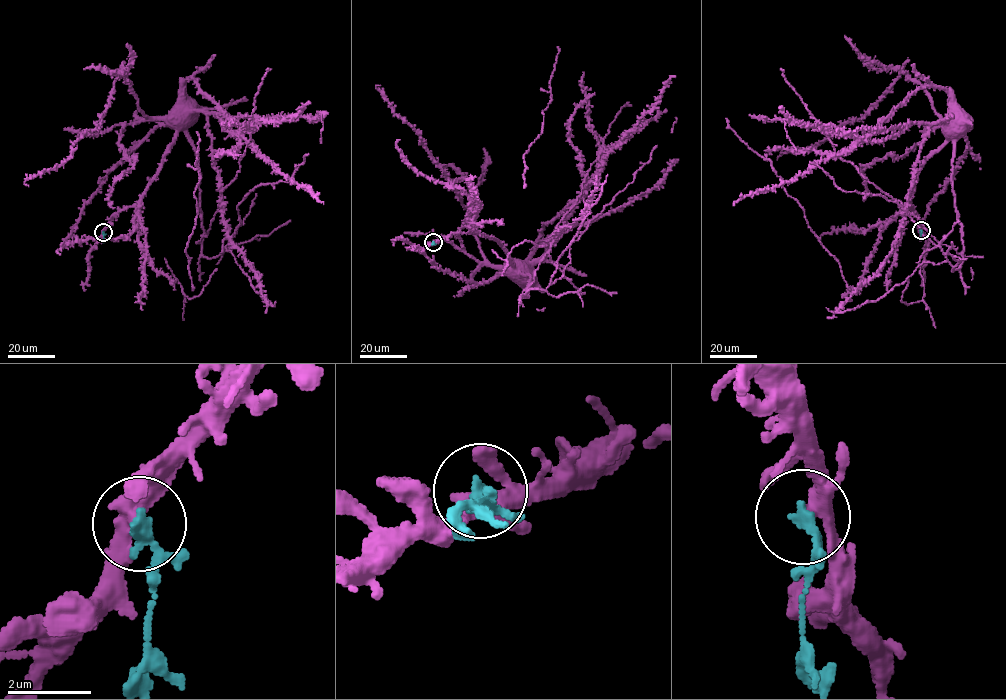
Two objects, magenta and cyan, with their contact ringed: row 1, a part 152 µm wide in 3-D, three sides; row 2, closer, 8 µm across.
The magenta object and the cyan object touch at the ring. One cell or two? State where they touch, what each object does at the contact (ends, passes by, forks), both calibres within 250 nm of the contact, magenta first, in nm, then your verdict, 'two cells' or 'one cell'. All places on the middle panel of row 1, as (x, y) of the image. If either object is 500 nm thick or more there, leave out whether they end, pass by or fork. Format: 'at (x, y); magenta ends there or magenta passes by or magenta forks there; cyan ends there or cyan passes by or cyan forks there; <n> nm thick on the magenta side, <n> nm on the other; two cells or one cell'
at (433, 242); magenta passes by; cyan passes by; 360 nm thick on the magenta side, 200 nm on the other; two cells

